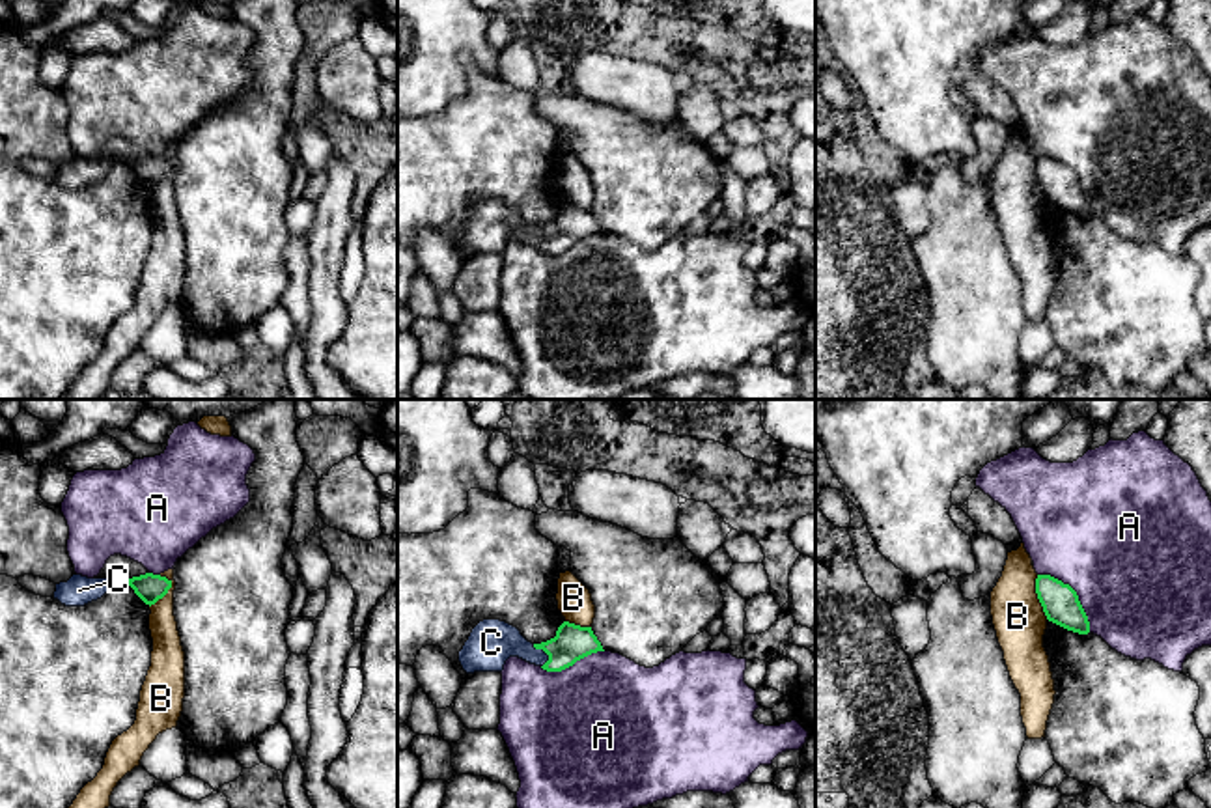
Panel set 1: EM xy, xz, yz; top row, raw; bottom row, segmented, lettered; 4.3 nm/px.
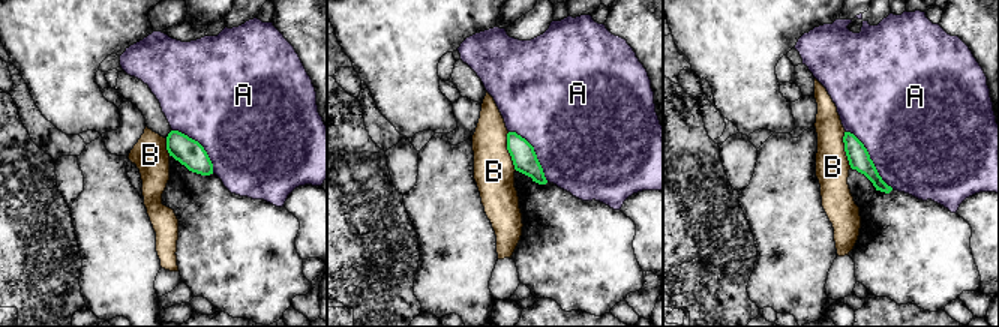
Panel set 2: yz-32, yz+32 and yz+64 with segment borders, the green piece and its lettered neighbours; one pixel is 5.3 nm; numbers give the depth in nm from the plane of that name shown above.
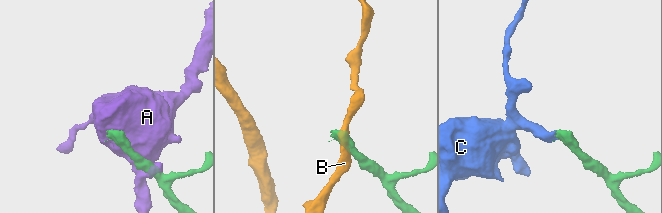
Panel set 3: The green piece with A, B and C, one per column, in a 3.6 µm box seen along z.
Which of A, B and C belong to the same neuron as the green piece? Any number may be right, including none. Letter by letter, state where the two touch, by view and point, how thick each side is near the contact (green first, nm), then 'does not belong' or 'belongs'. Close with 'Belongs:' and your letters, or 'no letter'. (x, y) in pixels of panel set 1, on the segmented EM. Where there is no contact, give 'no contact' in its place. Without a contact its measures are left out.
A: contact yz (1075, 594); calibres 160 and 480 nm; does not belong
B: contact yz (1038, 598); calibres 160 and 220 nm; does not belong
C: contact xz (545, 652); calibres 160 and 200 nm; belongs
Belongs: C

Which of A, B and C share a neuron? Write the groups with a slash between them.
A / B / C

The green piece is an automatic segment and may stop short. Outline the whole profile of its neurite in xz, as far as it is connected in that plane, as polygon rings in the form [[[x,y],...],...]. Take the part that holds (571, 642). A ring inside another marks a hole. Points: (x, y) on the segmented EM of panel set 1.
[[[483,620],[459,651],[459,662],[466,674],[502,672],[509,657],[519,657],[547,672],[562,672],[597,651],[605,649],[592,627],[564,621],[554,638],[532,644],[517,627],[500,620]]]

